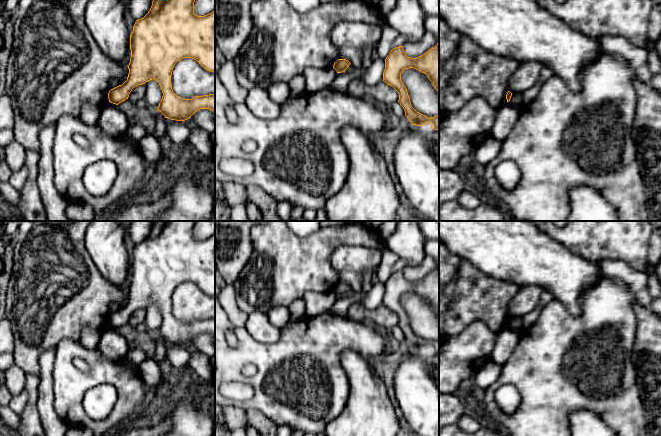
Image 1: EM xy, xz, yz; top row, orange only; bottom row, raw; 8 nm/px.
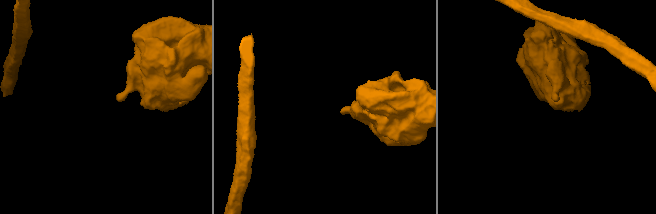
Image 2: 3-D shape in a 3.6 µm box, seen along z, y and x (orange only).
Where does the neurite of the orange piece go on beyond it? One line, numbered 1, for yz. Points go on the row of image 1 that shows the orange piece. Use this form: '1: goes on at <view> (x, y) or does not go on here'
1: does not go on here

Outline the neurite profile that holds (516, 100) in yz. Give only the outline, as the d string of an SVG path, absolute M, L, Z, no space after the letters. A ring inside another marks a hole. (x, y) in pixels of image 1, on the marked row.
M512 93L512 96L509 102L513 107L519 110L523 110L525 108L523 103L522 93Z

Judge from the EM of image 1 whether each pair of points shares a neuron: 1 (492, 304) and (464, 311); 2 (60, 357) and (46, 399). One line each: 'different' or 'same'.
1: same
2: different

